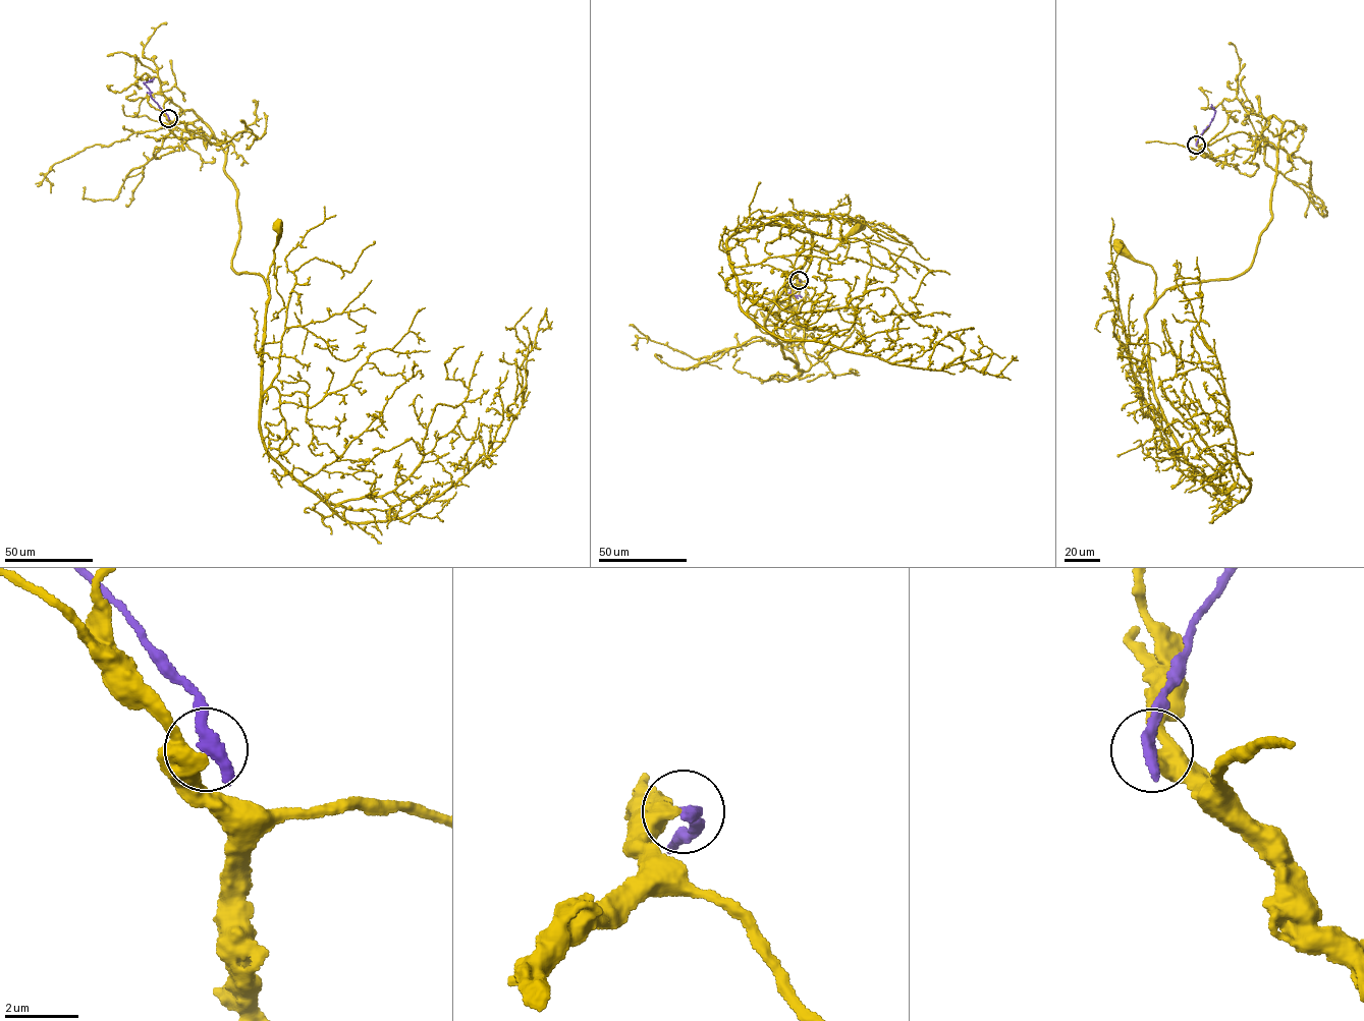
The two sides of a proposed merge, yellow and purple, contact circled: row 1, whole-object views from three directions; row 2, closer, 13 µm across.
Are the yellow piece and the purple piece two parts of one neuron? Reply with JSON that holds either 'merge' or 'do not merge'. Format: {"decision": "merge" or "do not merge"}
{"decision": "do not merge"}

